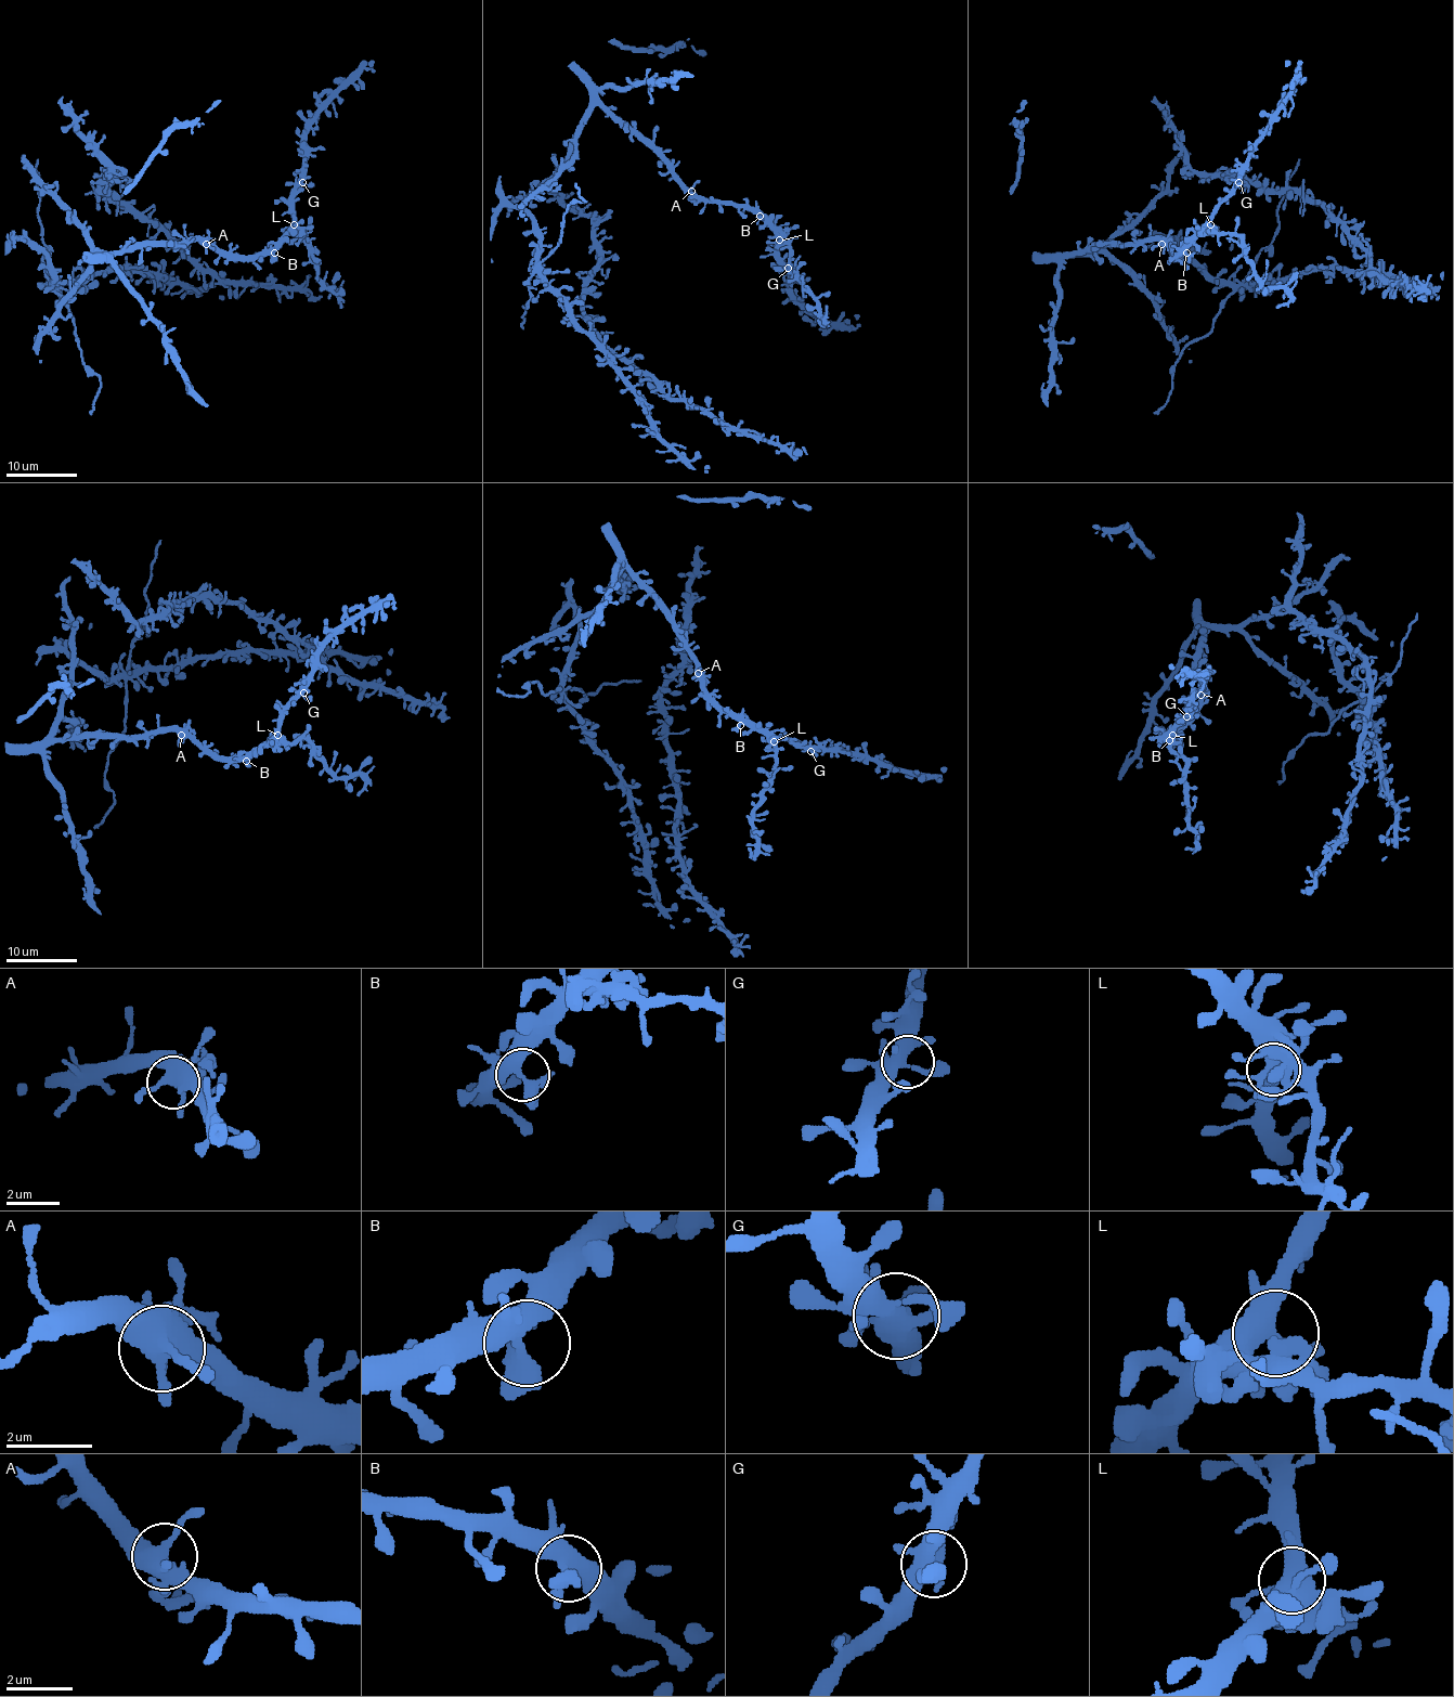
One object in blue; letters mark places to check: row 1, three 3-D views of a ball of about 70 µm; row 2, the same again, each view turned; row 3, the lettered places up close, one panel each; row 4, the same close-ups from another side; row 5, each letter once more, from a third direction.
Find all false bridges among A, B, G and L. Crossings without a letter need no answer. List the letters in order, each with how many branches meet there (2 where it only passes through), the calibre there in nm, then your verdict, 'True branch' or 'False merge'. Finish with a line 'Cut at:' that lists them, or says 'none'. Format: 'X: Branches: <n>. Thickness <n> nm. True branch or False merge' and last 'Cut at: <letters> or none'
A: Branches: 7. Thickness 480 nm. True branch
B: Branches: 4. Thickness 400 nm. True branch
G: Branches: 7. Thickness 420 nm. True branch
L: Branches: 4. Thickness 440 nm. True branch
Cut at: none

